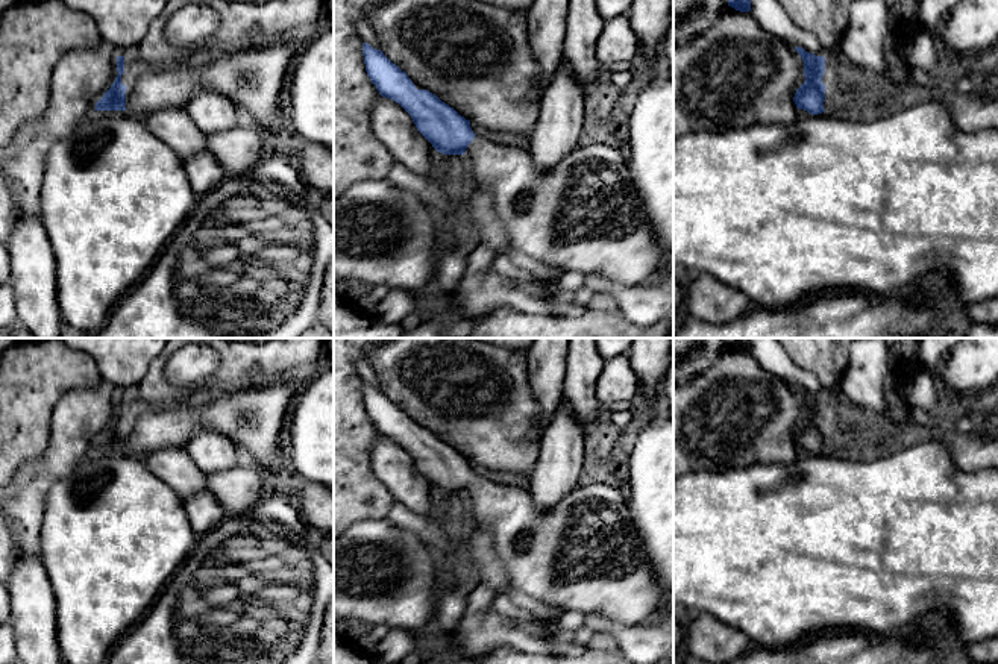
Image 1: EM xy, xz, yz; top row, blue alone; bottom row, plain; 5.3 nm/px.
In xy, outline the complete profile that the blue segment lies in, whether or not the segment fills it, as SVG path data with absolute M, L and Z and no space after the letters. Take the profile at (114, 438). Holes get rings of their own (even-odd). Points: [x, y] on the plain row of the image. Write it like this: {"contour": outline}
{"contour": "M281 379L271 385L237 388L202 409L138 406L129 424L121 421L124 396L117 396L117 417L94 450L127 450L146 456L158 449L185 447L194 431L214 431L232 441L238 453L249 453L270 481L282 468L282 441L290 411L302 394L297 382Z"}

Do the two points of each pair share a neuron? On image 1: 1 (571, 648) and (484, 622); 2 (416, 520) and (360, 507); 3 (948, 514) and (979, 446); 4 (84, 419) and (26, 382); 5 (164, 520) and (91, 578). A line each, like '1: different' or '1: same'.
1: same
2: different
3: different
4: different
5: same

